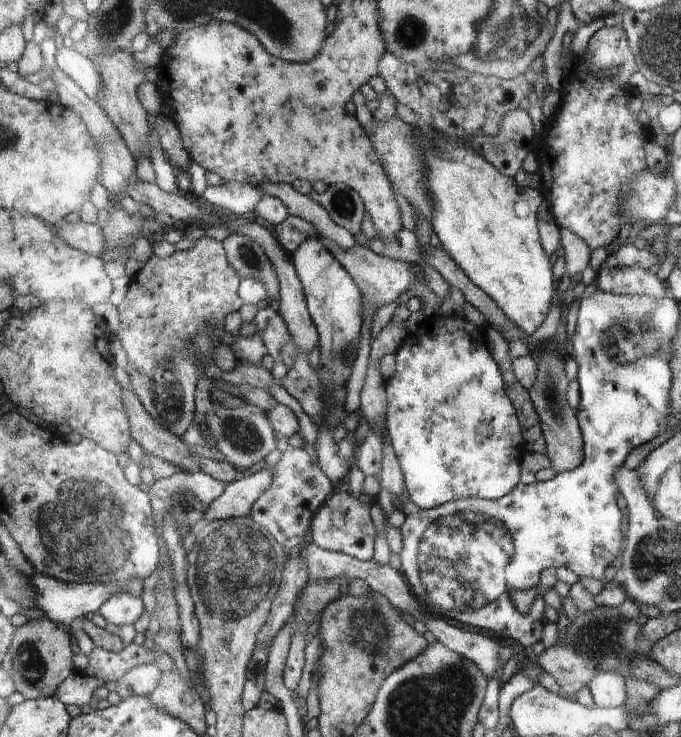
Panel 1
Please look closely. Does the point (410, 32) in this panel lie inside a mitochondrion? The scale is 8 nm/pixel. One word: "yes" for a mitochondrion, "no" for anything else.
yes

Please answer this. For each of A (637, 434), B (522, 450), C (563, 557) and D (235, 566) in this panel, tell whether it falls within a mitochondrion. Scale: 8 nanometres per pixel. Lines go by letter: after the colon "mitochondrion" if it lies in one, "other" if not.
A: other
B: other
C: other
D: mitochondrion

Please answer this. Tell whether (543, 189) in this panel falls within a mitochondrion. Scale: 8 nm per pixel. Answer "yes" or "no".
no

